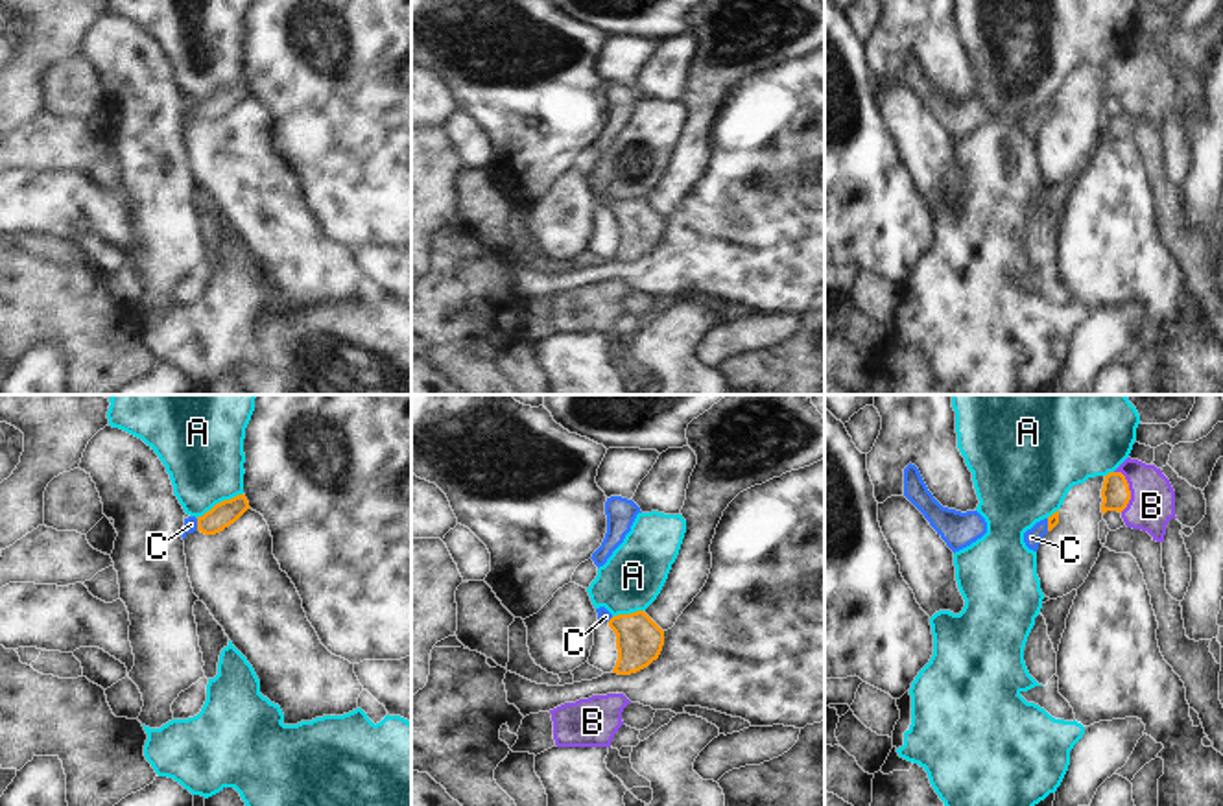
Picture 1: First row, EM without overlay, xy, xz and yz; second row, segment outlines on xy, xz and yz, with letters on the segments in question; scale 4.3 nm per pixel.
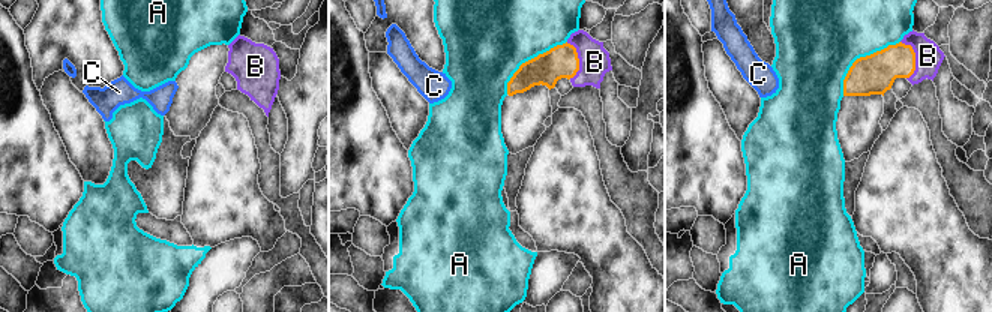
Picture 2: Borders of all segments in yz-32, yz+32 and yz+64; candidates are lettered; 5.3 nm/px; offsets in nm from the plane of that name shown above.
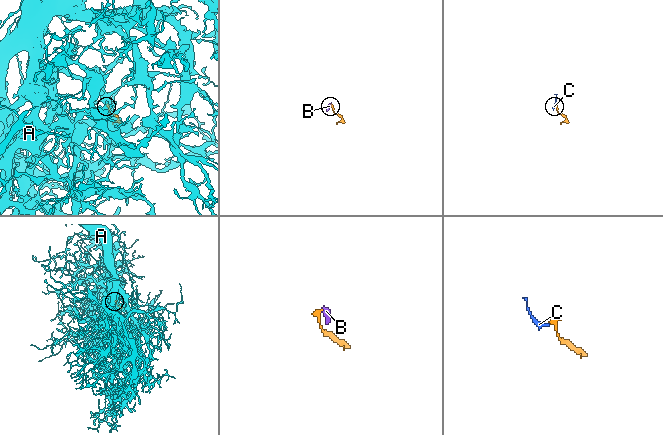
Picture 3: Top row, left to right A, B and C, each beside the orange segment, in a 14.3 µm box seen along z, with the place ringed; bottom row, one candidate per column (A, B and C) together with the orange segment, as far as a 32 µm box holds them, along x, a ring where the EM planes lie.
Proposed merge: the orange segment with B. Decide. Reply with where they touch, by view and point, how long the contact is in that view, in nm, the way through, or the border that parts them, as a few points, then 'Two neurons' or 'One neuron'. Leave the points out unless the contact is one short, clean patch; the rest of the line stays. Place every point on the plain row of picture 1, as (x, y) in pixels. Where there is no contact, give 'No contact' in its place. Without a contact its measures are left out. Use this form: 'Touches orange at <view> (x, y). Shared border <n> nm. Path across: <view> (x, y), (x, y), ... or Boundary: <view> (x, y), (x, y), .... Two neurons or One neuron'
Touches orange at yz (1128, 76). Shared border 190 nm. Path across: yz (1115, 80), (1128, 76), (1151, 93). One neuron

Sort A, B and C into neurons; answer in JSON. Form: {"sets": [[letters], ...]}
{"sets": [["A"], ["B", "C"]]}

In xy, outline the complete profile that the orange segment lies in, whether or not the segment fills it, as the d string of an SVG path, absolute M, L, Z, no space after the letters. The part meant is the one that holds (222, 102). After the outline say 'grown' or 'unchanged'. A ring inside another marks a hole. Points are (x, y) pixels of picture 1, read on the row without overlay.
M238 81L231 87L216 90L203 103L188 103L183 113L183 127L188 120L201 118L205 122L216 122L234 111L249 94L245 81Z | grown

